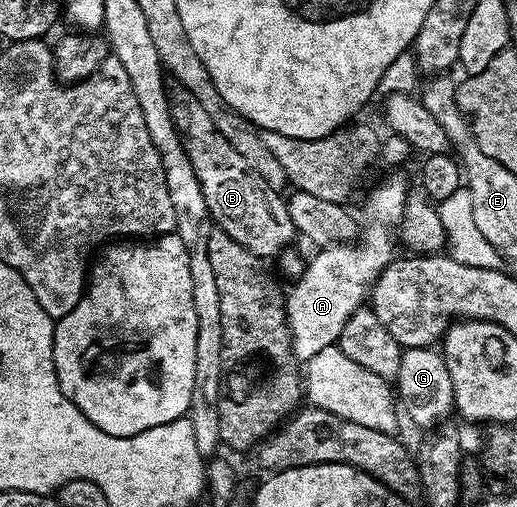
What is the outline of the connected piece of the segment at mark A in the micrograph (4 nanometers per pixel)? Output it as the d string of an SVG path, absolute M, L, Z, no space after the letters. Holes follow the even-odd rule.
M402 175L386 179L369 196L364 206L368 223L363 223L358 241L321 247L316 252L318 254L307 261L304 272L291 285L293 288L285 297L288 329L292 333L292 353L297 361L307 362L324 348L335 345L346 320L365 303L377 276L393 260L393 228L400 225L409 193L410 187ZM388 226L392 226L392 230Z

